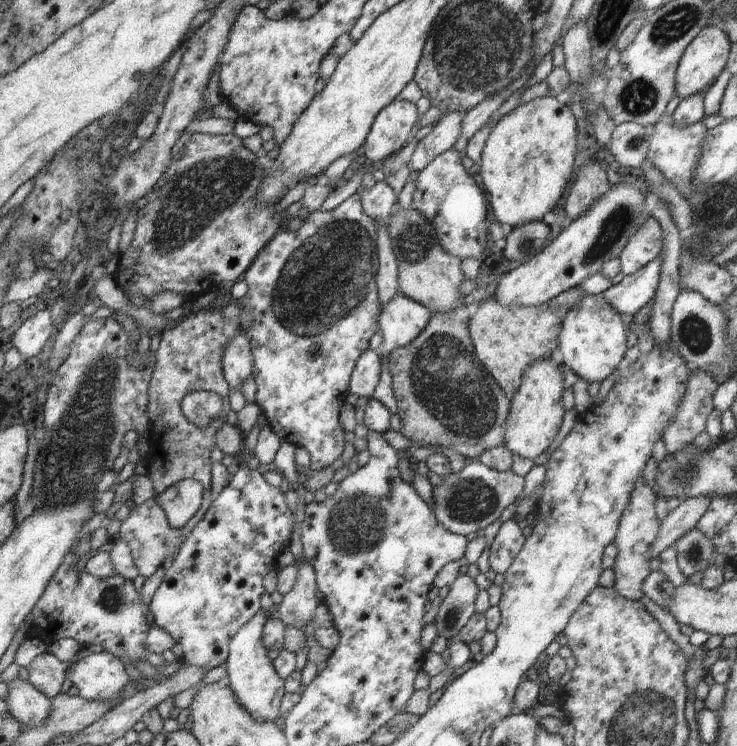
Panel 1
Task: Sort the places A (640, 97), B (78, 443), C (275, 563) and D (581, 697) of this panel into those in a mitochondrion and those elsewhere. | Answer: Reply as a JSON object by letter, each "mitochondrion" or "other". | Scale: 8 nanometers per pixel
{"A":"mitochondrion","B":"mitochondrion","C":"other","D":"other"}

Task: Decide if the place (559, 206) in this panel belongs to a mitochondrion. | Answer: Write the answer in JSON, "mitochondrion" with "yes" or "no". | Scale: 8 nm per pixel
{"mitochondrion":"no"}

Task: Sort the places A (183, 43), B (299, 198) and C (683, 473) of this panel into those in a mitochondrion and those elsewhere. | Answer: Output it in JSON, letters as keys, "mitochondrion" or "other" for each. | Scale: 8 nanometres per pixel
{"A":"other","B":"other","C":"mitochondrion"}

